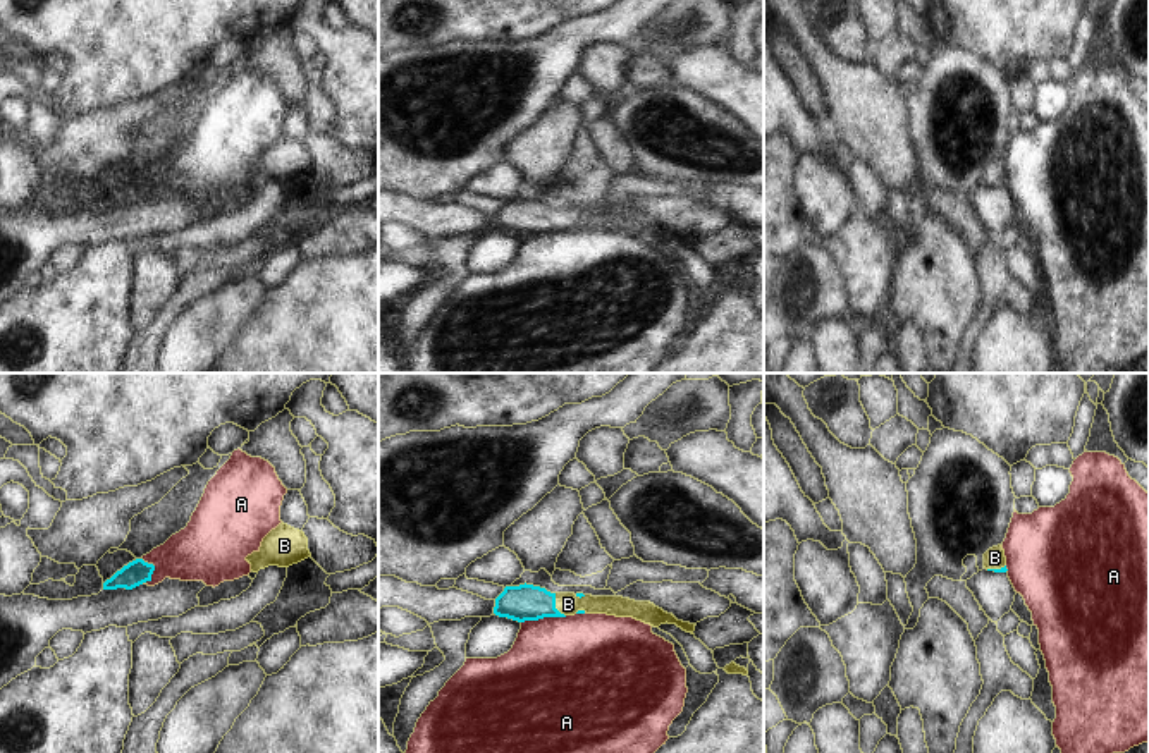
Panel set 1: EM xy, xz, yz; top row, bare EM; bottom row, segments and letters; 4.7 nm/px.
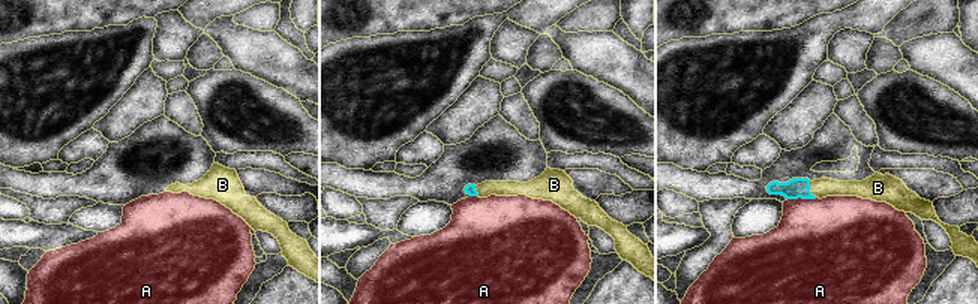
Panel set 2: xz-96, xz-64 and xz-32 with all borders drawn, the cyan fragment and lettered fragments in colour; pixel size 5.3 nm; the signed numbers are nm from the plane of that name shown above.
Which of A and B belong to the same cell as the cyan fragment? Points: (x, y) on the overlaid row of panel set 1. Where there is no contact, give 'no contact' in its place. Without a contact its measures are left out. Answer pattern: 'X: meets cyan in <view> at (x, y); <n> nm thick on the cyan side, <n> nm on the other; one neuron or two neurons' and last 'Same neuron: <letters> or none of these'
A: meets cyan in xz at (544, 616); 170 nm thick on the cyan side, 480 nm on the other; two neurons
B: meets cyan in xz at (554, 606); 170 nm thick on the cyan side, 110 nm on the other; one neuron
Same neuron: B

